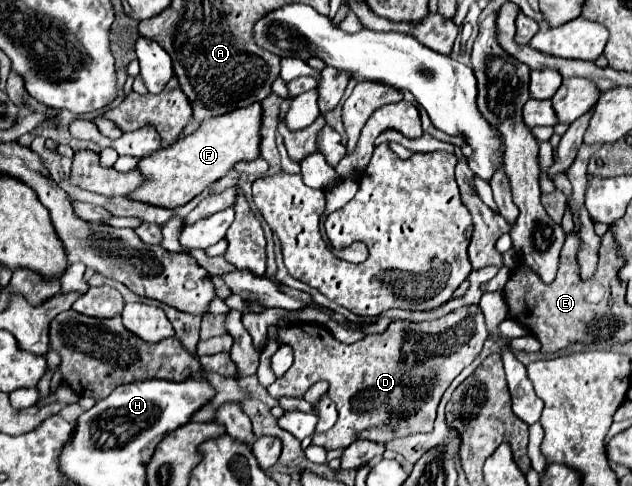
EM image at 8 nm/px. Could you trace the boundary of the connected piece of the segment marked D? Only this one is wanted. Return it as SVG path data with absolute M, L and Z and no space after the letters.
M477 304L461 306L439 320L411 322L397 318L383 334L371 334L353 344L339 342L321 324L295 322L279 328L279 338L293 348L295 362L267 392L273 398L301 398L315 382L325 380L329 382L327 394L339 410L339 420L327 434L315 434L313 444L325 450L347 448L359 438L385 444L415 432L433 430L443 392L479 356L487 336L483 312Z

